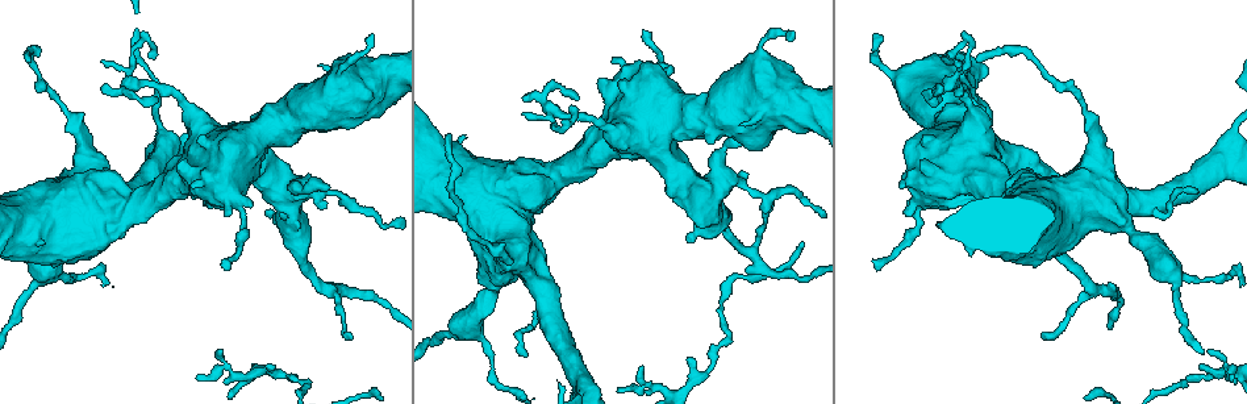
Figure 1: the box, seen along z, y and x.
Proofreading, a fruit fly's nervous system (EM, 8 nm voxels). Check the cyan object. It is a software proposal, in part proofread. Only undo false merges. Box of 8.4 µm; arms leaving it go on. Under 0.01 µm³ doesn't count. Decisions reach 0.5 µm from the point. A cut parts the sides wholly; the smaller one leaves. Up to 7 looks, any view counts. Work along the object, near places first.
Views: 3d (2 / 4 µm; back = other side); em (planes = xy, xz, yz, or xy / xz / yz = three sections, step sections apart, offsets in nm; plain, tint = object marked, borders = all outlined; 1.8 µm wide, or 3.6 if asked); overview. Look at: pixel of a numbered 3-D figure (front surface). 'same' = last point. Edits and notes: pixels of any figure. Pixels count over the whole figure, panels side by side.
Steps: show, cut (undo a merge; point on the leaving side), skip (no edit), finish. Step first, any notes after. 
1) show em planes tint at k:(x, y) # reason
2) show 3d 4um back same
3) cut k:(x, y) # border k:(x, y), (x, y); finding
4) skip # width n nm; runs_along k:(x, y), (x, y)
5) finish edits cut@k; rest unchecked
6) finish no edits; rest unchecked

show 3d 4um back at 1:(949, 172) # sharp bend

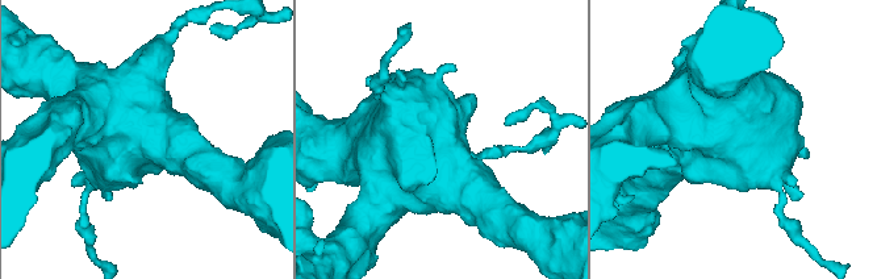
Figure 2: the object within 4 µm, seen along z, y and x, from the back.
show em 3.6um xz step 16 tint same # need the tissue

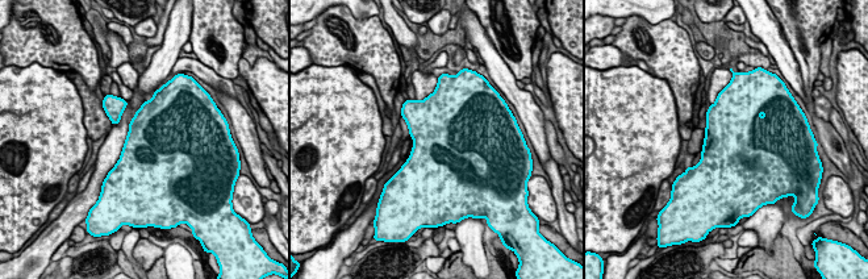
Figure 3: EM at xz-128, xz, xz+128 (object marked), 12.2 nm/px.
skip # all the same cell

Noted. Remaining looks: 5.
show 3d 4um at 1:(812, 276)

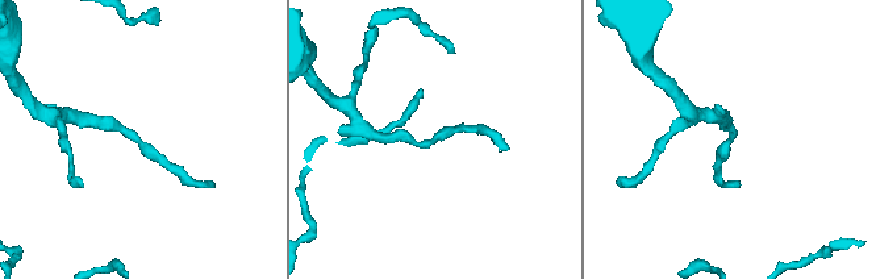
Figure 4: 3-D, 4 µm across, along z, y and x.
show em planes tint at 4:(434, 140)

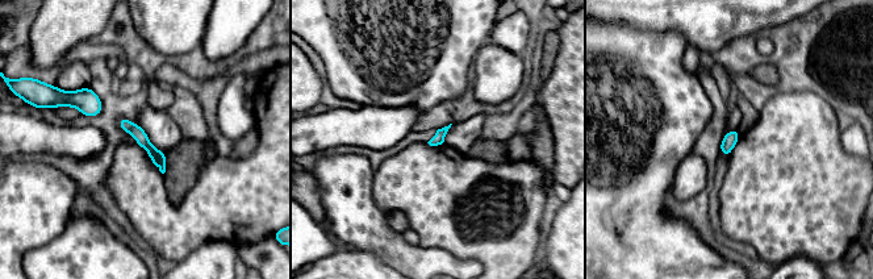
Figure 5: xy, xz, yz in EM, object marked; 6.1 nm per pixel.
skip # width 70 nm; runs_along 5:(122, 121), (145, 142), (162, 167); all the same cell

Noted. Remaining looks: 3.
show 3d 2um at 1:(1083, 104)

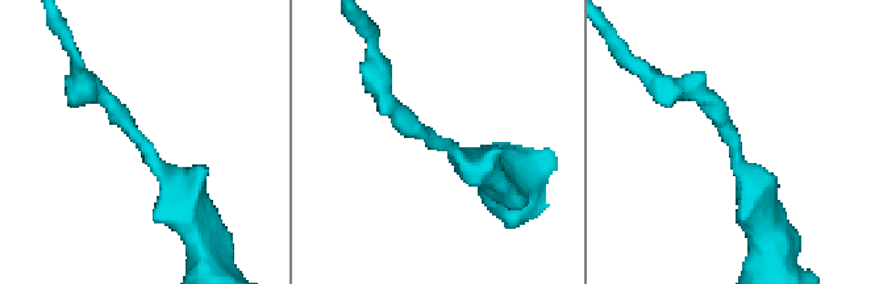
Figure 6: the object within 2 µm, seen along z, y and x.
show em planes tint at 6:(140, 138)

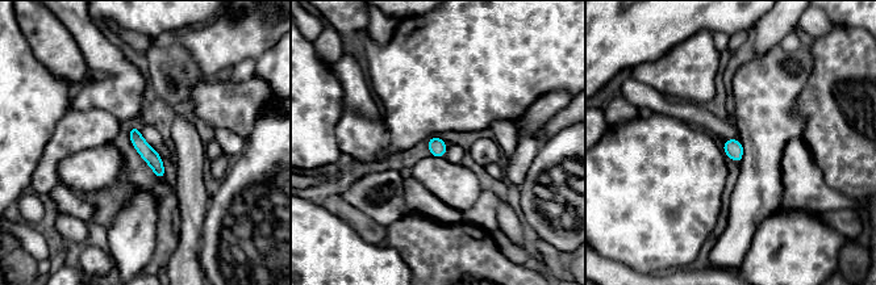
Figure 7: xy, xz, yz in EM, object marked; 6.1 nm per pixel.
skip # width 90 nm; runs_along 7:(132, 129), (162, 175); one cell here

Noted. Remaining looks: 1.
finish no edits; rest unchecked

